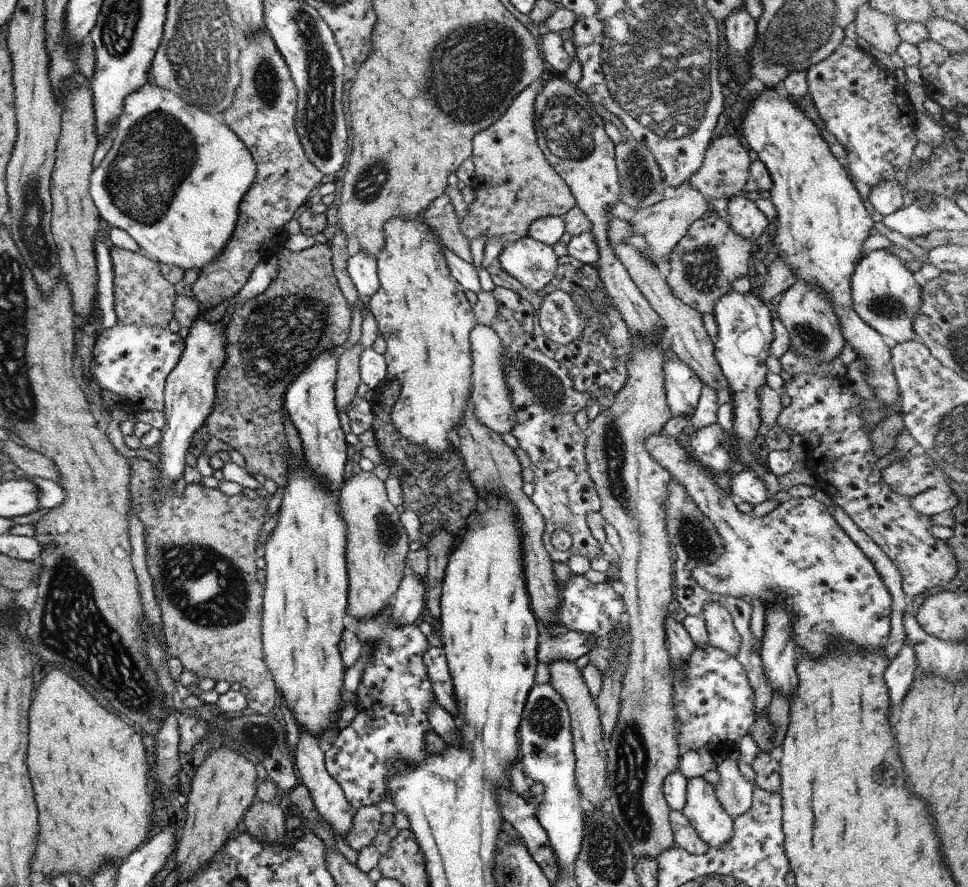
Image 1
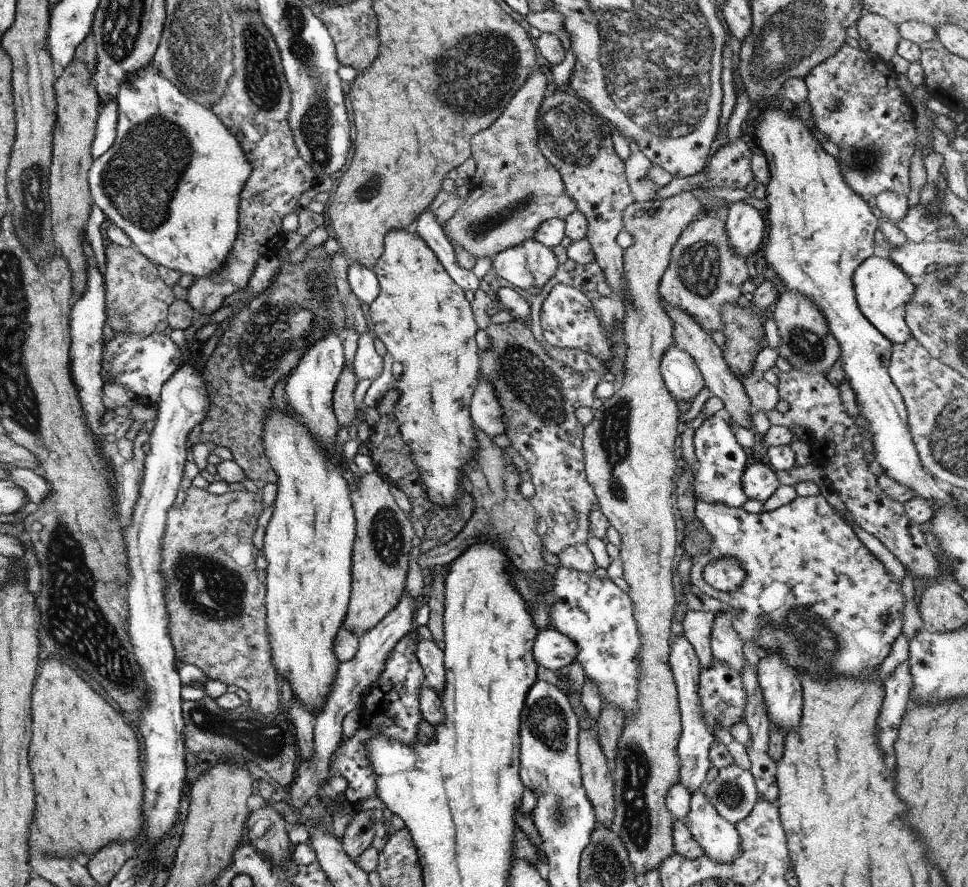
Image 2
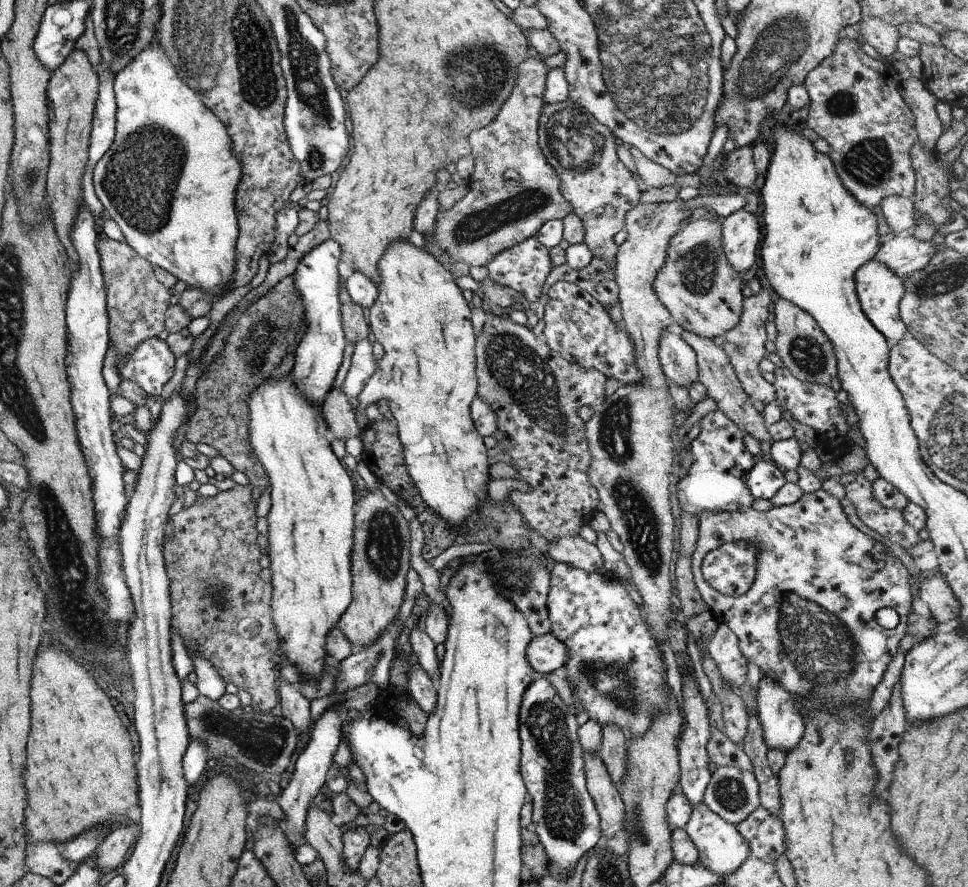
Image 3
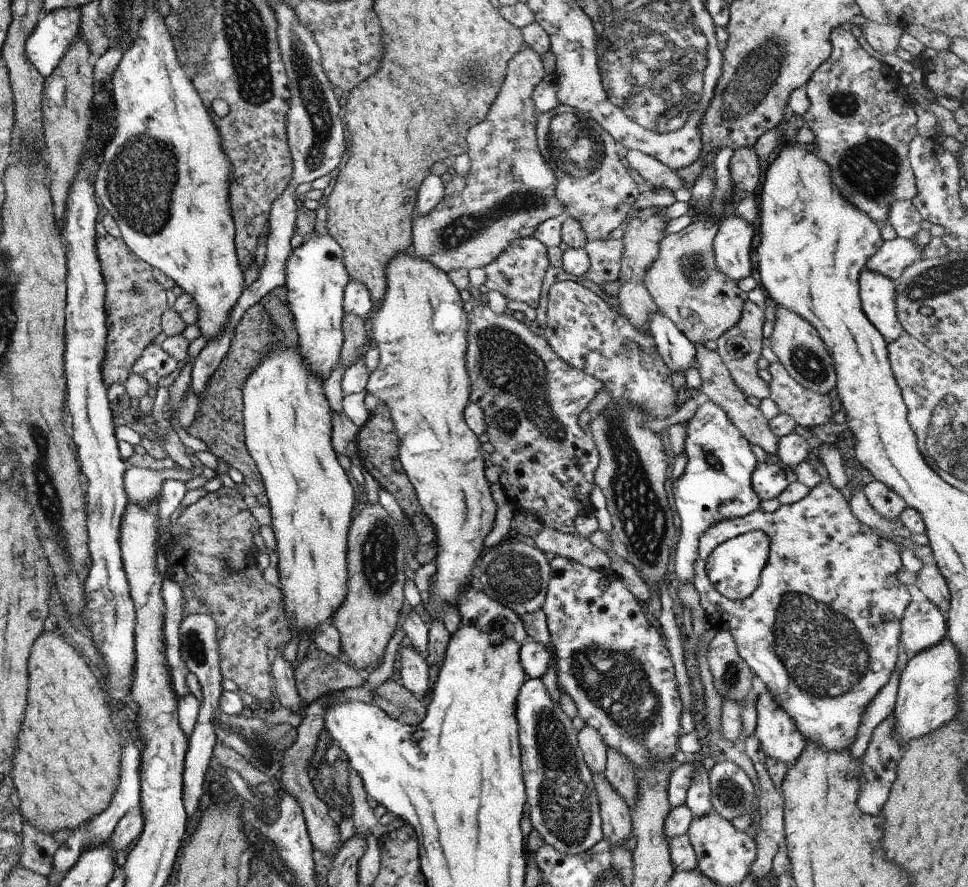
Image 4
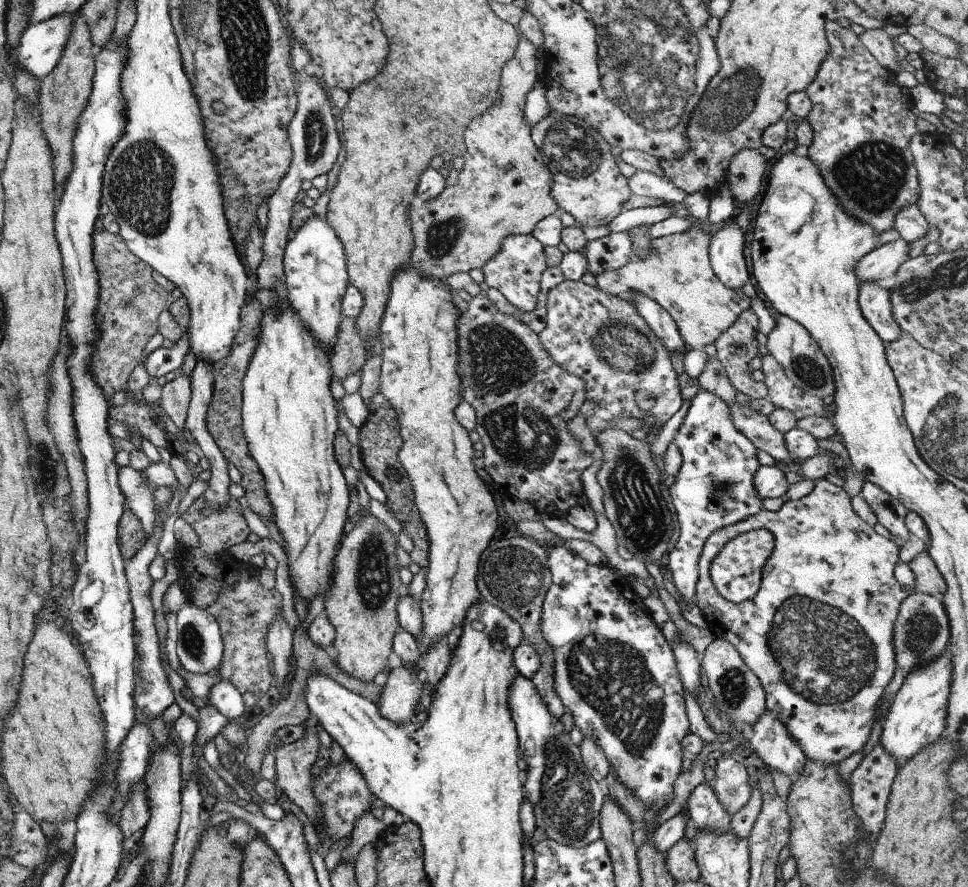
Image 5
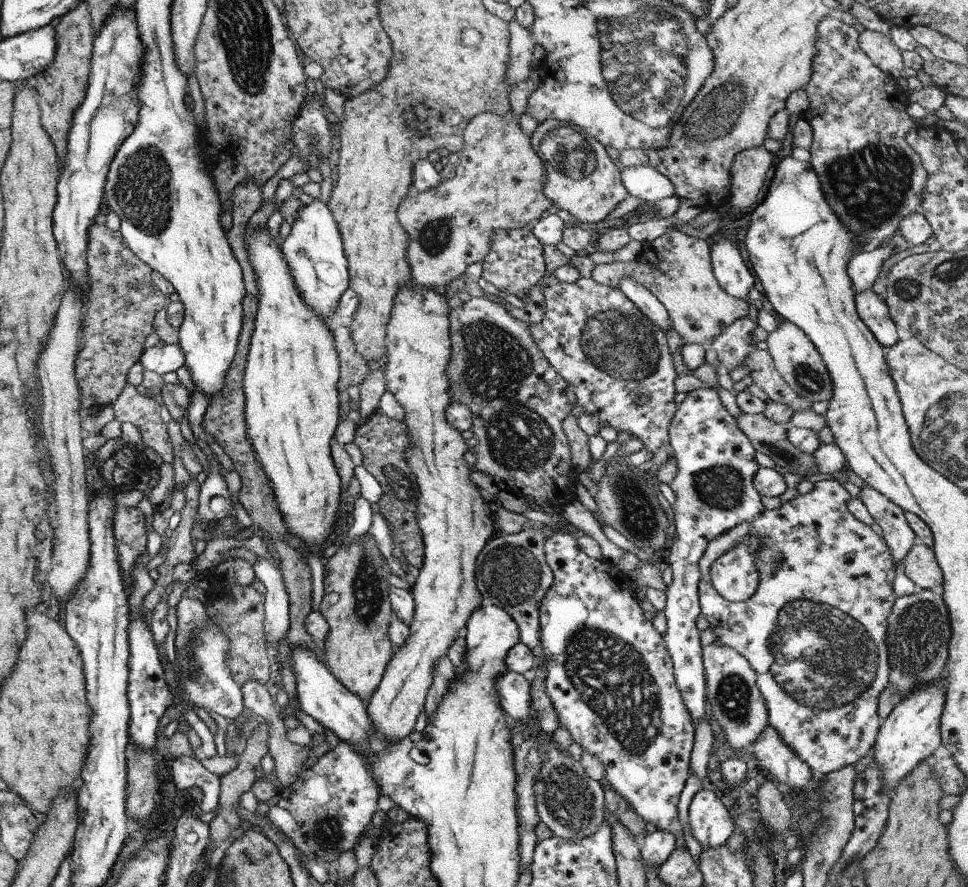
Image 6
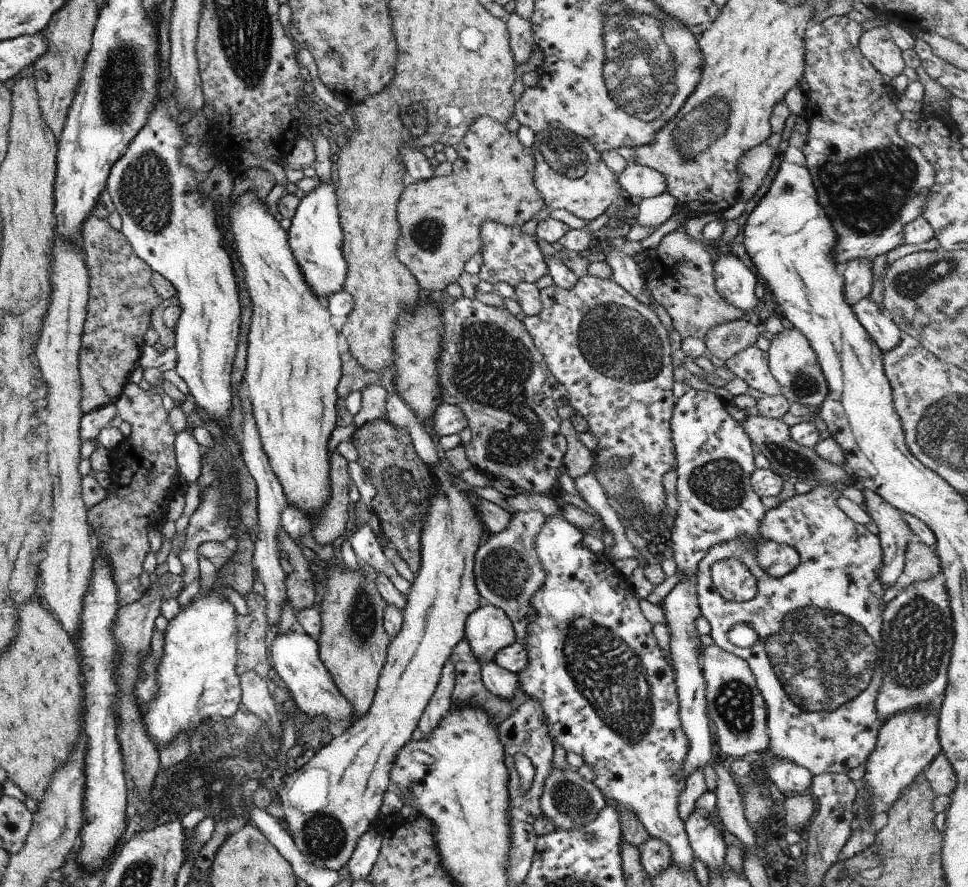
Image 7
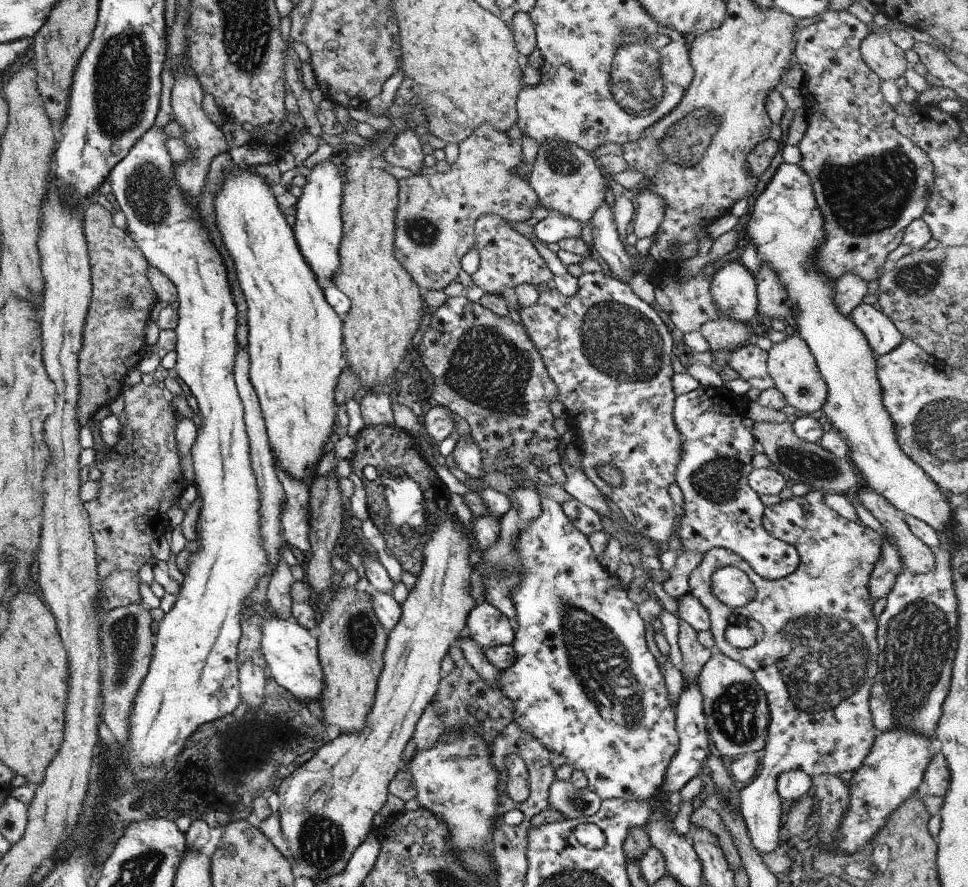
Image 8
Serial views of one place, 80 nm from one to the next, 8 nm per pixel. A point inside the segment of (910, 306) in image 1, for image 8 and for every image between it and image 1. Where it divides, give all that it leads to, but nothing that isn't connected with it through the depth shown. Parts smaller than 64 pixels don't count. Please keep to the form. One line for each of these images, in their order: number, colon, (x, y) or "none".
2: (881, 289)
3: (879, 290)
4: (877, 293)
5: (874, 302)
6: (871, 309)
7: (876, 322)
8: (881, 334)

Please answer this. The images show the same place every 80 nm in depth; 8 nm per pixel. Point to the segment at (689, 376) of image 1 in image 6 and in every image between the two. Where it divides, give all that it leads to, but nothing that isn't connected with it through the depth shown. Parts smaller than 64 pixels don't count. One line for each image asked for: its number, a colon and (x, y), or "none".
2: (681, 378)
3: (676, 358)
4: (677, 352)
5: (656, 318)
6: (642, 299)

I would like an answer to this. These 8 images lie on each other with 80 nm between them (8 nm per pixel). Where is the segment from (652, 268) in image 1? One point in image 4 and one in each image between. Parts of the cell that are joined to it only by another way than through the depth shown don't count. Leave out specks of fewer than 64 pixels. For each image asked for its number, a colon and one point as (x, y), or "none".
2: (687, 335)
3: (715, 372)
4: (717, 386)

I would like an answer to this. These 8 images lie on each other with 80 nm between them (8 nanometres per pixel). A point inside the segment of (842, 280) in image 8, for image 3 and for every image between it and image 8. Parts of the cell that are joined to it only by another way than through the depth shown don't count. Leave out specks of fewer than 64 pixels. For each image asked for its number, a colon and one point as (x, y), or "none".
3: (903, 255)
4: (893, 256)
5: (882, 262)
6: (862, 269)
7: (857, 280)

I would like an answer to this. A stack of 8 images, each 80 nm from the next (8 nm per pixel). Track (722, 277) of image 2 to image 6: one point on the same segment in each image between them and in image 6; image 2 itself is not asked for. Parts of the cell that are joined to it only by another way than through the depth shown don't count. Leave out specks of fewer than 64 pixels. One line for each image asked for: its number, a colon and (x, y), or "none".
3: (696, 284)
4: (683, 281)
5: (676, 274)
6: (675, 267)

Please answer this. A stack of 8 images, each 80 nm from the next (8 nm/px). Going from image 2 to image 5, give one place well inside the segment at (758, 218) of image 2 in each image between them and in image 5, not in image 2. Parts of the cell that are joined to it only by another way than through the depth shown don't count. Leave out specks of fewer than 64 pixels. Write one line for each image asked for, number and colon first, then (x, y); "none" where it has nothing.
3: (740, 234)
4: (731, 245)
5: (725, 255)

